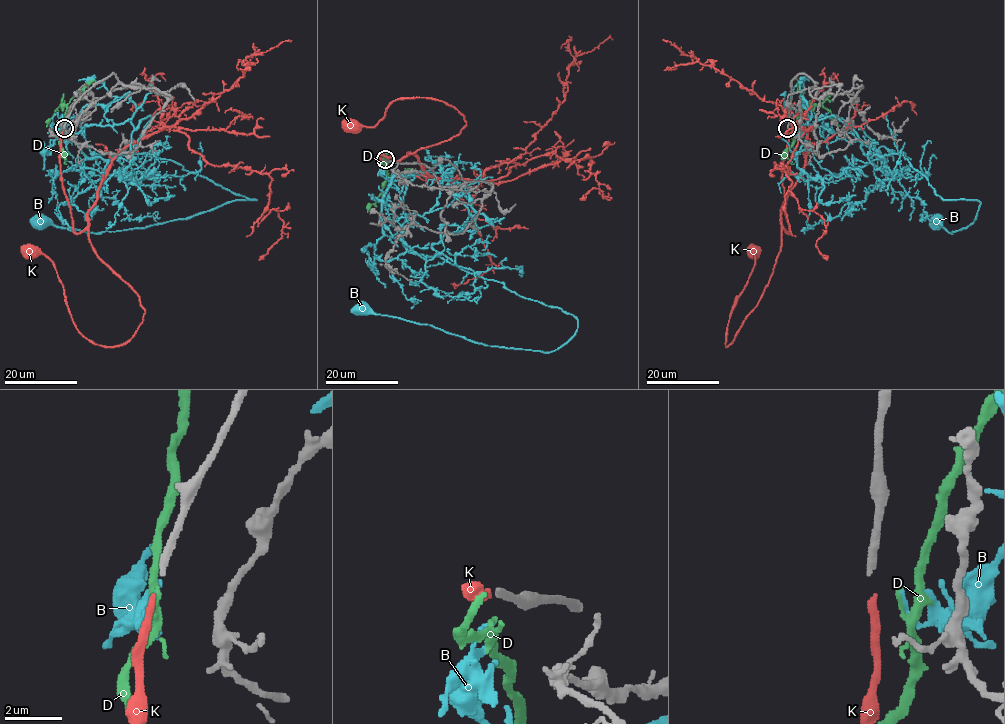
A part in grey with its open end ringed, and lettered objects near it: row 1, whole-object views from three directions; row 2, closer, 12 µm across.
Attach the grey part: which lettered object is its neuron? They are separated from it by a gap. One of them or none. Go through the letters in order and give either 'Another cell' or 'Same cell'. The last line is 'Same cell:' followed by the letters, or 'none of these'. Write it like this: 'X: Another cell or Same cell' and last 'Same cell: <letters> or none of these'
B: Another cell
D: Another cell
K: Same cell
Same cell: K

